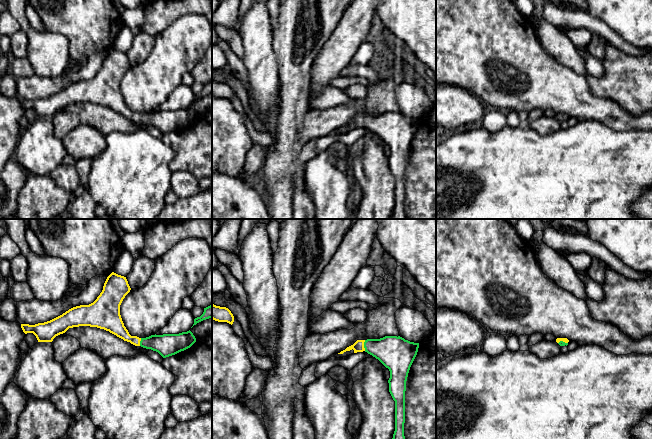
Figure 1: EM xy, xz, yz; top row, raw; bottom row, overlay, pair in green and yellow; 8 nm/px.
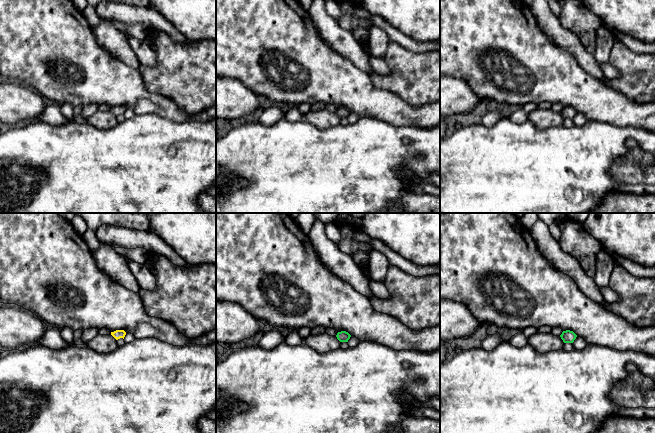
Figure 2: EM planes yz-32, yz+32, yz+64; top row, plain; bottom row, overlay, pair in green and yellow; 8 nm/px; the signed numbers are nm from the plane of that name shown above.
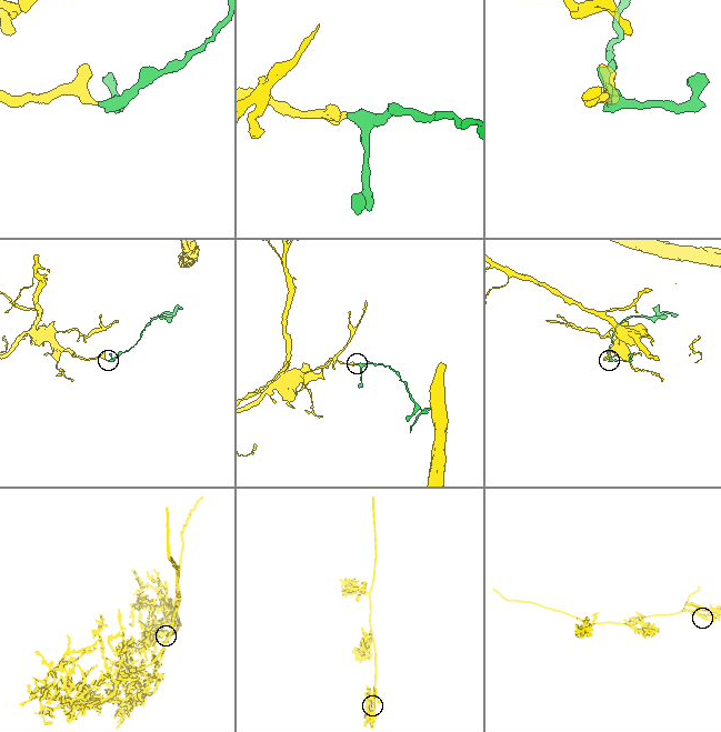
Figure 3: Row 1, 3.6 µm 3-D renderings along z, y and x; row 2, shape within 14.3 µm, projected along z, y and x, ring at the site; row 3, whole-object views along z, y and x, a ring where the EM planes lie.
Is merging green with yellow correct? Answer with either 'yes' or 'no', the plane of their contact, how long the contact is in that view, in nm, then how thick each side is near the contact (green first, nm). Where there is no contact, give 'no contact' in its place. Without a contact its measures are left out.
yes | xz | 90 nm | 260/90 nm

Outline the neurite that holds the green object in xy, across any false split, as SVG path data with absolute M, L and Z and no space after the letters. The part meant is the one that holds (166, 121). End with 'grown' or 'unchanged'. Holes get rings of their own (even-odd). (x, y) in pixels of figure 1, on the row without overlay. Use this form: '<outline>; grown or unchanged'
M112 48L107 53L102 68L93 79L73 83L44 99L21 100L21 104L25 110L33 109L38 118L52 118L56 112L65 109L69 104L97 103L135 122L156 127L163 134L184 127L196 118L190 106L179 110L155 110L146 114L131 112L120 91L120 81L130 66L126 53Z; grown

